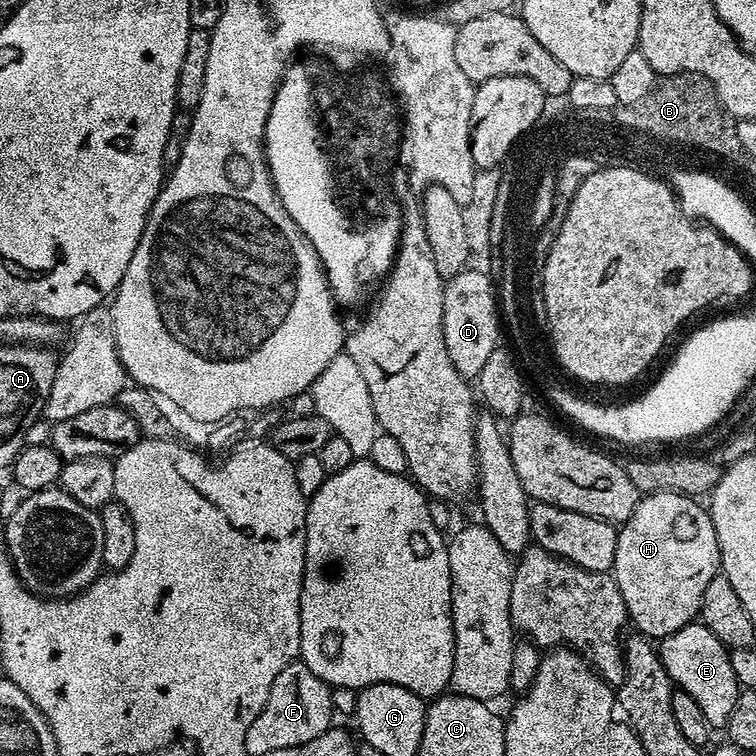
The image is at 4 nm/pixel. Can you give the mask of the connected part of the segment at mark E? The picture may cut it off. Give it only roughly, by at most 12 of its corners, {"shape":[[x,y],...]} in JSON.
{"shape":[[693,622],[659,641],[662,666],[713,729],[742,690],[732,654]]}

